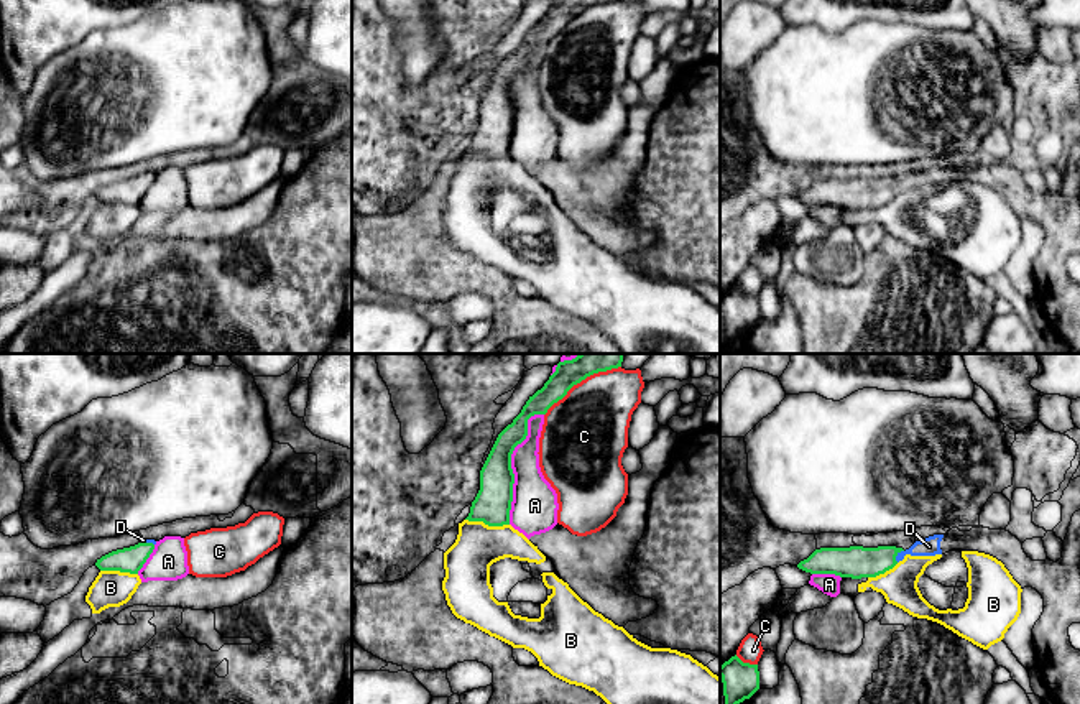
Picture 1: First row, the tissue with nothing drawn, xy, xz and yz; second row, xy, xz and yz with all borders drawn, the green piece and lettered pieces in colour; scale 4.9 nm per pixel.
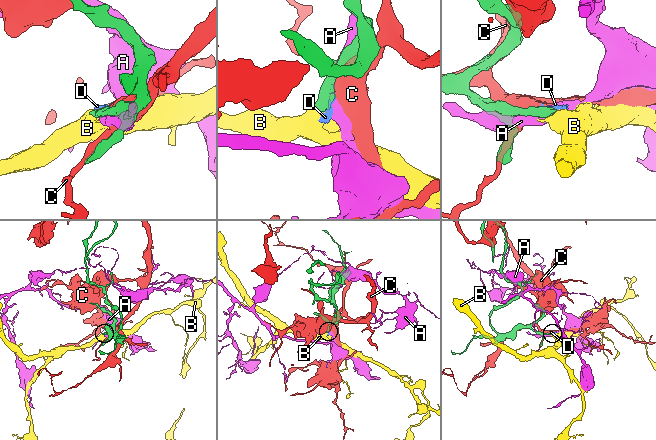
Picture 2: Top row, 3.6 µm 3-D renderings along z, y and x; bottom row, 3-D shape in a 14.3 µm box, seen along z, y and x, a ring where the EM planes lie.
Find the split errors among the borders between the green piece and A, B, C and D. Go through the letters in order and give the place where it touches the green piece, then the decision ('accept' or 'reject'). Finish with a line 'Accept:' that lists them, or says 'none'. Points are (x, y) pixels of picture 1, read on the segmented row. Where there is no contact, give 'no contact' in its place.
A: meets green in xz at (510, 464); reject
B: meets green in xz at (487, 523); reject
C: meets green in xz at (581, 380); reject
D: meets green in yz at (896, 555); accept
Accept: D

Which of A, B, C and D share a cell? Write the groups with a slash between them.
A / B / C / D

